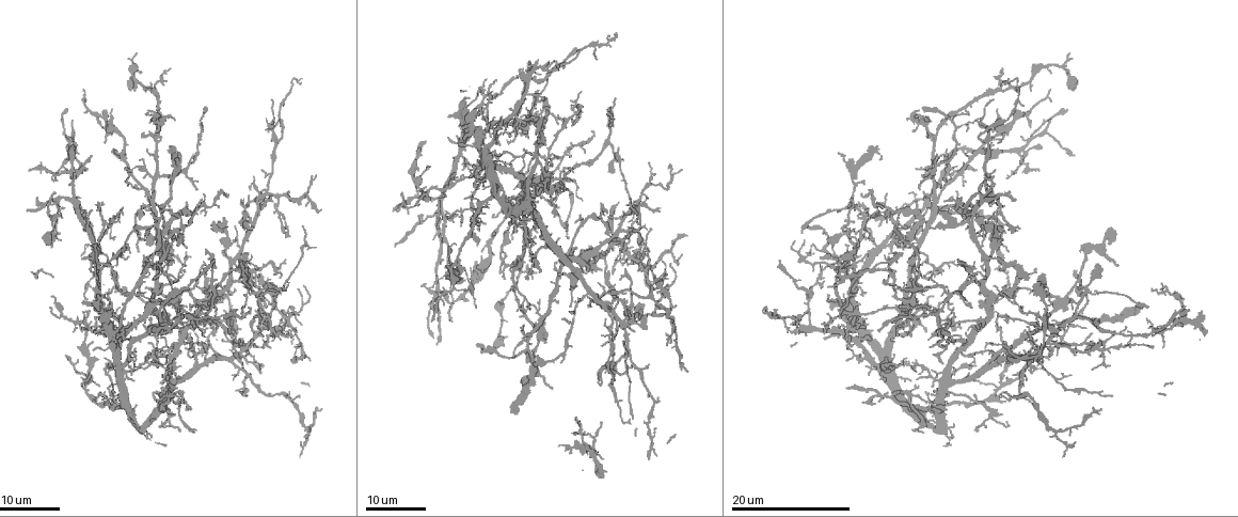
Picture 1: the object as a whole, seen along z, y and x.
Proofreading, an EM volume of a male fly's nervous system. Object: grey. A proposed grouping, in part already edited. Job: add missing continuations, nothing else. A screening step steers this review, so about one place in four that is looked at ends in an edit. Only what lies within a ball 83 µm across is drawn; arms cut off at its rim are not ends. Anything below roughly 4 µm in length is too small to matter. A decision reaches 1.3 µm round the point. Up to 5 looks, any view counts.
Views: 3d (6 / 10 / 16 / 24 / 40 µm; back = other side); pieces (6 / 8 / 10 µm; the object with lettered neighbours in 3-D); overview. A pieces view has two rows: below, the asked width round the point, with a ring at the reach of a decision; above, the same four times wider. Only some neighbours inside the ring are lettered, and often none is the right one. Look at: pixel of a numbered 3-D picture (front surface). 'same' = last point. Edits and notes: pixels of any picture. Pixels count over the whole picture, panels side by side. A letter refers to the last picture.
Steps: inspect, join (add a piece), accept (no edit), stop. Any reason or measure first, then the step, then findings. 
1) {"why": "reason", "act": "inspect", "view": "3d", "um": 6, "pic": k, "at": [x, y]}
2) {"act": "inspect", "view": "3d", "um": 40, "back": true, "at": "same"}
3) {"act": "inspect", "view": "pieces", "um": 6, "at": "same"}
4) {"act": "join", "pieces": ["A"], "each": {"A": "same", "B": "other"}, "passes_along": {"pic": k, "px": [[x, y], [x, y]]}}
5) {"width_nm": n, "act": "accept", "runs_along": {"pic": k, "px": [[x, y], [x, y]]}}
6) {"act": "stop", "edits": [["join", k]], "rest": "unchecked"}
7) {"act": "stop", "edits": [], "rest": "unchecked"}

{"why": "free end", "act": "inspect", "view": "3d", "um": 24, "pic": 1, "at": [188, 247]}

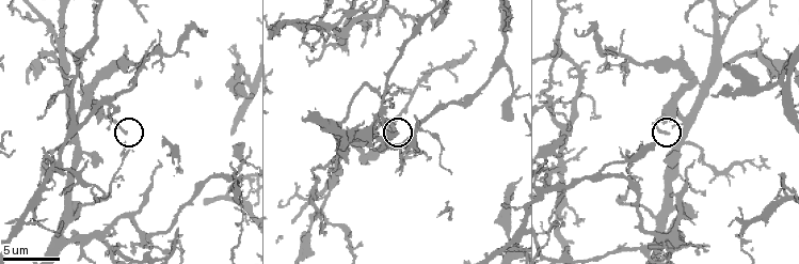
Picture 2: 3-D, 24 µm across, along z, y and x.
{"act": "inspect", "view": "pieces", "um": 10, "pic": 2, "at": [667, 134]}

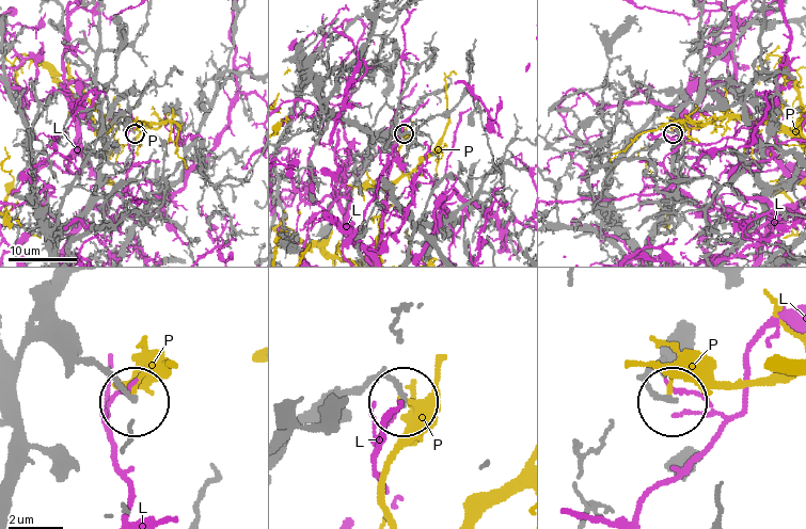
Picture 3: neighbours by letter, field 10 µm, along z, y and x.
{"act": "accept", "each": {"L": "other", "P": "other"}, "runs_along": {"pic": 3, "px": [[17, 421], [17, 366], [45, 338], [72, 346], [131, 398]]}, "found": "none of them fits"}

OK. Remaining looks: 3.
{"why": "an open end", "act": "inspect", "view": "3d", "um": 24, "pic": 1, "at": [151, 225]}

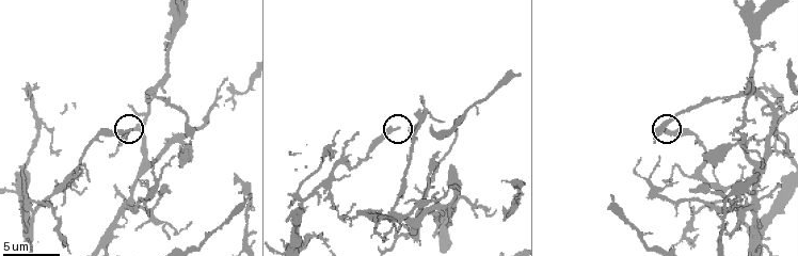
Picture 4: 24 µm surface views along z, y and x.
{"act": "inspect", "view": "pieces", "um": 10, "pic": 4, "at": [400, 129]}

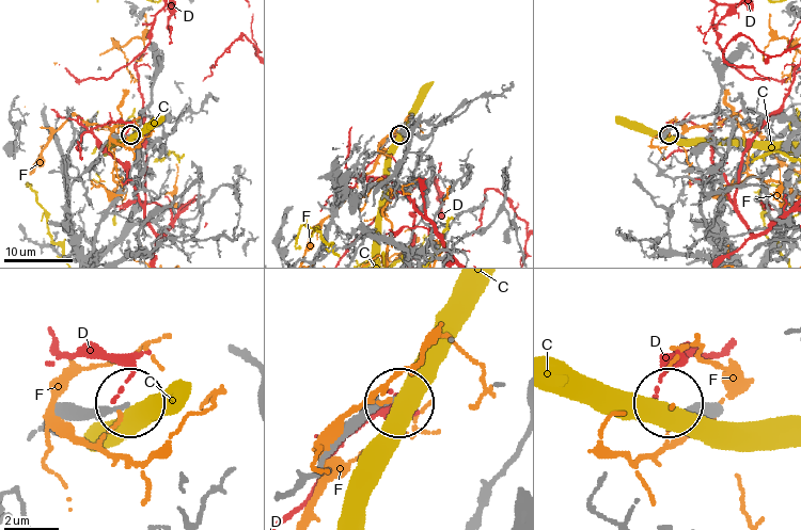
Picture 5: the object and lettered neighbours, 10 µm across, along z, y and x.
{"act": "accept", "each": {"C": "other", "D": "other", "F": "other"}, "found": "none of them fits"}

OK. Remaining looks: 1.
{"act": "stop", "edits": [], "rest": "unchecked"}

